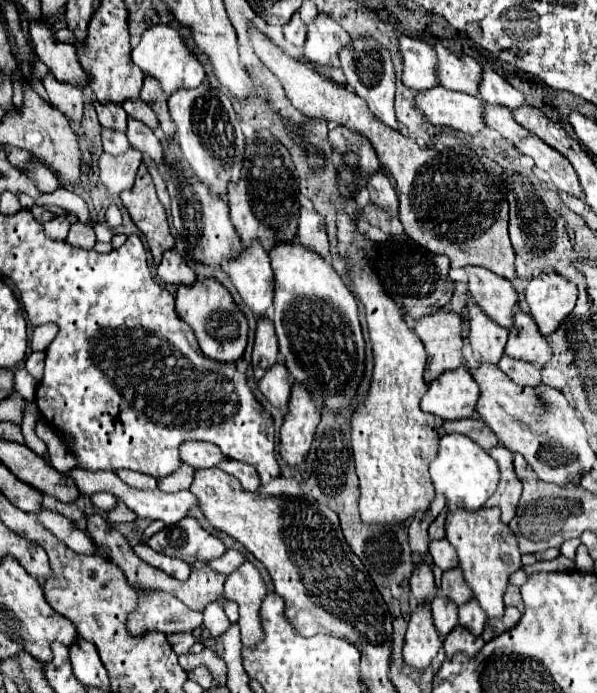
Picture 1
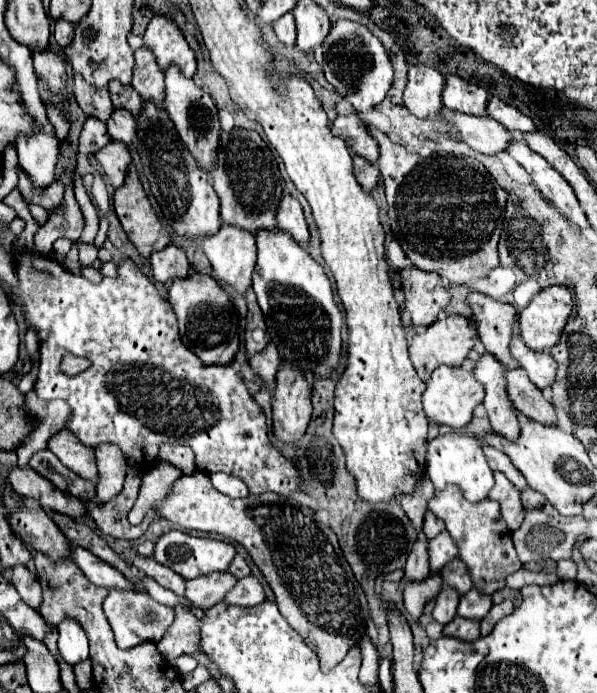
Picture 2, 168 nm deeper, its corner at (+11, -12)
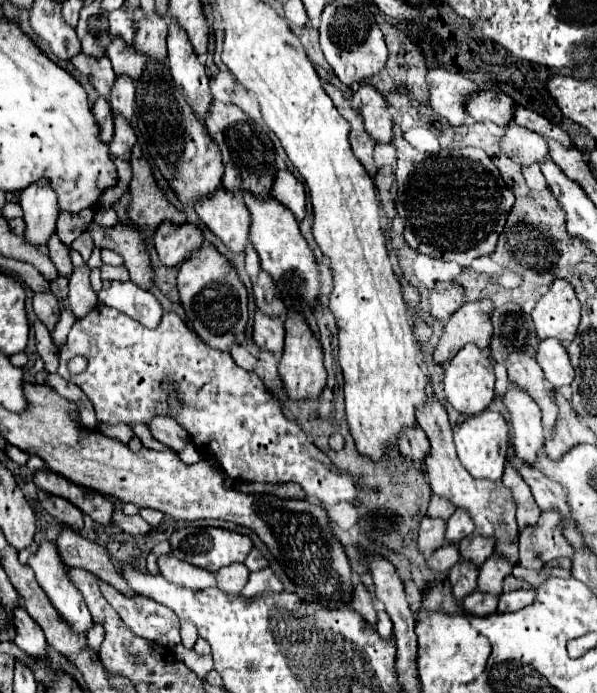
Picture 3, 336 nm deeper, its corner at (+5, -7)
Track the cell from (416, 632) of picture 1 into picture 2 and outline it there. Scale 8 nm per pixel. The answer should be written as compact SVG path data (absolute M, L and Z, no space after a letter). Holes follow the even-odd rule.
M432 574L428 576L428 580L420 580L420 584L406 584L406 590L404 590L404 606L406 606L406 612L418 620L426 602L430 598L434 598L442 588L442 580L440 580L440 574Z

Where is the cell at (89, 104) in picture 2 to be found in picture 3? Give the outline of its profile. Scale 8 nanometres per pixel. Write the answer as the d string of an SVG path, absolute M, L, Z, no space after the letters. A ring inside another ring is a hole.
M76 55L72 59L72 65L90 79L90 83L94 85L94 89L98 91L100 97L104 97L106 101L110 99L110 87L114 85L114 71L110 67L110 61L106 57L102 59L88 59L88 55Z

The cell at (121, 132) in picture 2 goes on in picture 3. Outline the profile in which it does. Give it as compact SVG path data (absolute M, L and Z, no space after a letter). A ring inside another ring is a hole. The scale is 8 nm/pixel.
M118 77L114 87L112 87L112 97L110 97L110 107L116 115L122 115L124 119L130 119L134 113L134 83L130 79Z

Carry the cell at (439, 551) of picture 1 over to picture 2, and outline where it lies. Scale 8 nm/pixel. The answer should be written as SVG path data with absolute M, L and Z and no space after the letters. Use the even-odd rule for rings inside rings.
M446 530L428 542L428 550L430 550L430 570L432 572L440 572L444 564L448 564L456 556L456 544L452 544L452 538L448 536Z

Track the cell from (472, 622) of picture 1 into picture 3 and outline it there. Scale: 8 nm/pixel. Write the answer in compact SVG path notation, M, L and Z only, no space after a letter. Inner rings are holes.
M494 555L480 567L478 575L478 591L500 595L502 593L502 581L506 575L512 573L510 563L502 563L502 559L494 559Z

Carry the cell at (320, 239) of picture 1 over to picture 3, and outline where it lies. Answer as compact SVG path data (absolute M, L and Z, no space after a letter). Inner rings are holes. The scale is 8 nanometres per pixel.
M278 171L278 183L274 183L274 195L276 201L280 201L284 207L288 207L298 221L306 215L306 191L304 185L290 173L290 171Z

